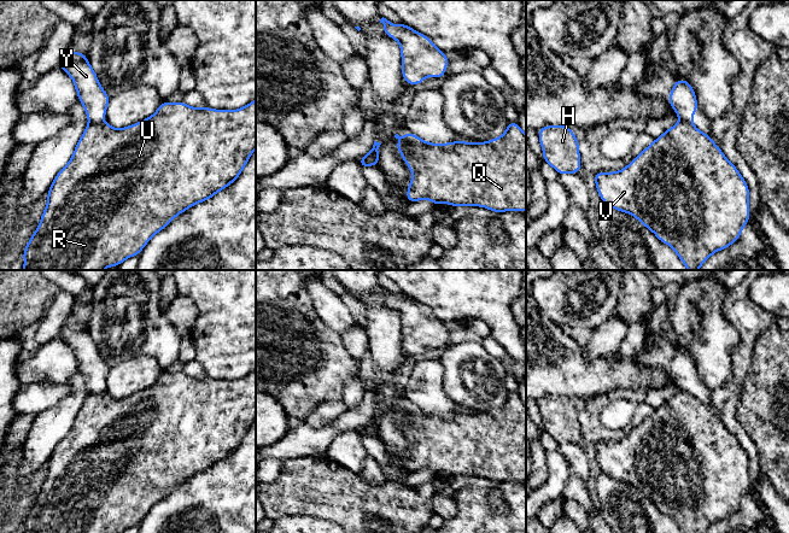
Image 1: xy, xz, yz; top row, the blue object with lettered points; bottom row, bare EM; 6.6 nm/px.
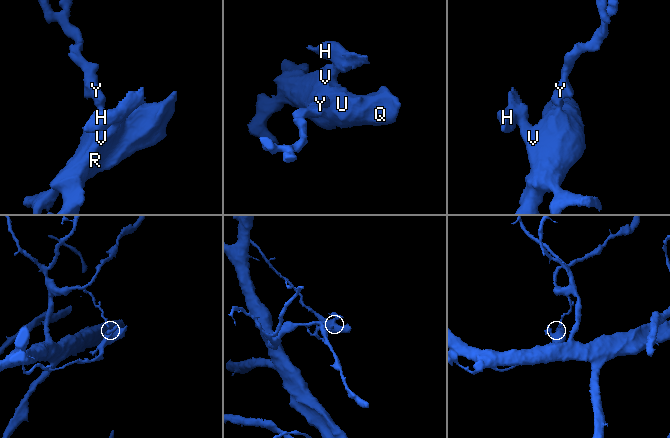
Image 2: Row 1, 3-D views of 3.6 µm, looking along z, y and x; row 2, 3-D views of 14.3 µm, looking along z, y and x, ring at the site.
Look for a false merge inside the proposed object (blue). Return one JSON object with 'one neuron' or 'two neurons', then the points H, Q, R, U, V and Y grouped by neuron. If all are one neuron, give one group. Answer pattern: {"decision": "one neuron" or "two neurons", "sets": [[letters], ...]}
{"decision": "two neurons", "sets": [["H", "Q", "R", "U", "V"], ["Y"]]}

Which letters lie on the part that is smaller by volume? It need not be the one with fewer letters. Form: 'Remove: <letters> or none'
Remove: H, Q, R, U, V

